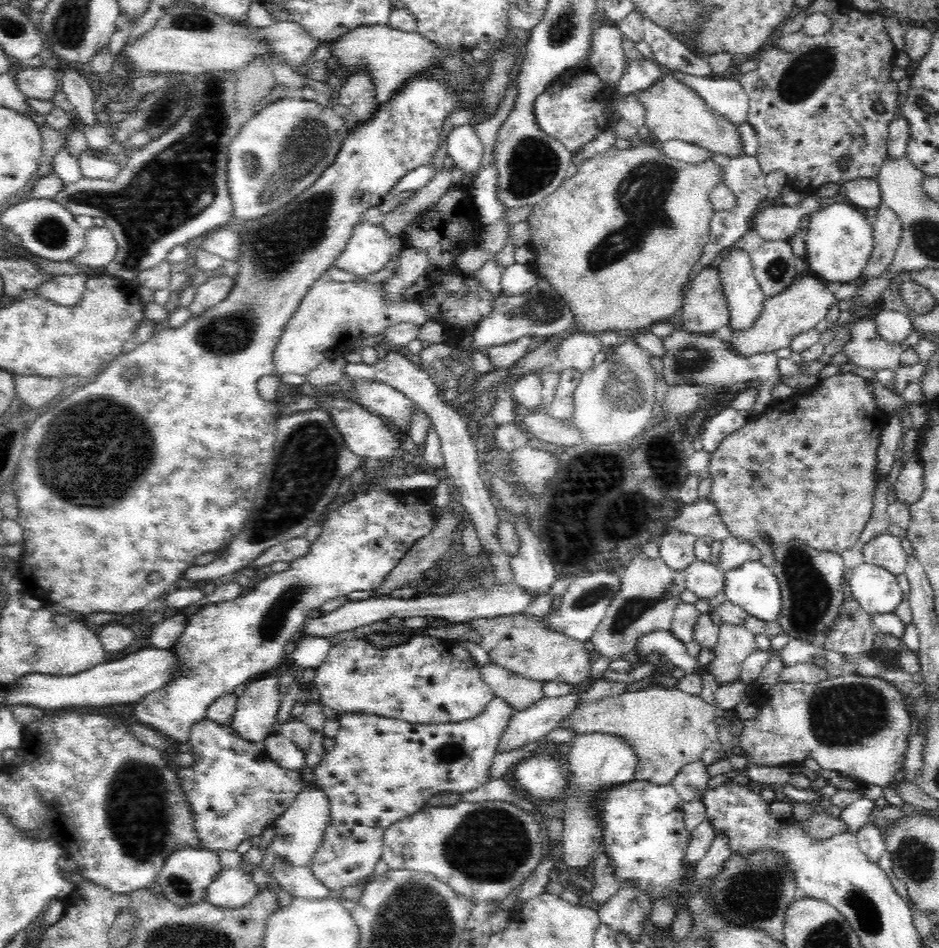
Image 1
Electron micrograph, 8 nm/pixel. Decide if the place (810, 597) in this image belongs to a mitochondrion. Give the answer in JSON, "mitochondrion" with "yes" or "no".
{"mitochondrion":"yes"}

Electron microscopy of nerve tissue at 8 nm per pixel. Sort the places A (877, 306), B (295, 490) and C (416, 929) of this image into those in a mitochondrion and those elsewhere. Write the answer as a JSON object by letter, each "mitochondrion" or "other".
{"A":"other","B":"mitochondrion","C":"mitochondrion"}

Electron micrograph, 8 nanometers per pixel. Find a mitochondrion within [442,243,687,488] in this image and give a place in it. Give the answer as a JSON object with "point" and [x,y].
{"point":[624,397]}

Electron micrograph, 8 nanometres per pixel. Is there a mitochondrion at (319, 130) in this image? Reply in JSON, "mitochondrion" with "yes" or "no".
{"mitochondrion":"yes"}

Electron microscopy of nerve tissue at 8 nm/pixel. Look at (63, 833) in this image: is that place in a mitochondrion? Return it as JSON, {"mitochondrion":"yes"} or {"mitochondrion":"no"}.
{"mitochondrion":"no"}

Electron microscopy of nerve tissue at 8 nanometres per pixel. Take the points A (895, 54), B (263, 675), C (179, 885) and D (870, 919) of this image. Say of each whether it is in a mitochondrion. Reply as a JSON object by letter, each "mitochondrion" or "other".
{"A":"other","B":"other","C":"mitochondrion","D":"mitochondrion"}

